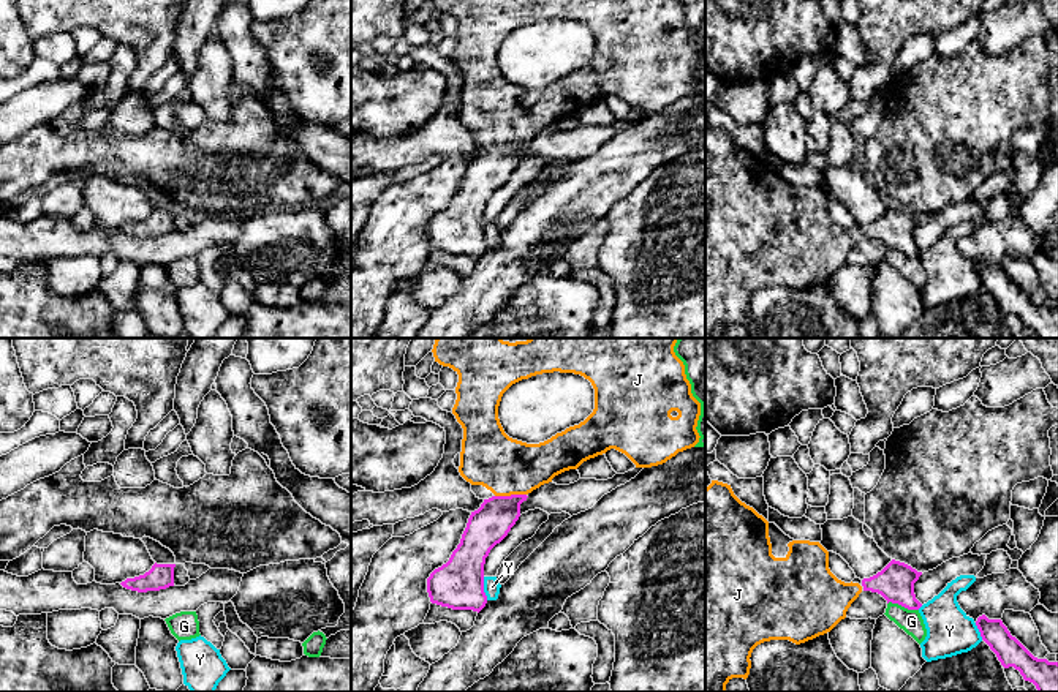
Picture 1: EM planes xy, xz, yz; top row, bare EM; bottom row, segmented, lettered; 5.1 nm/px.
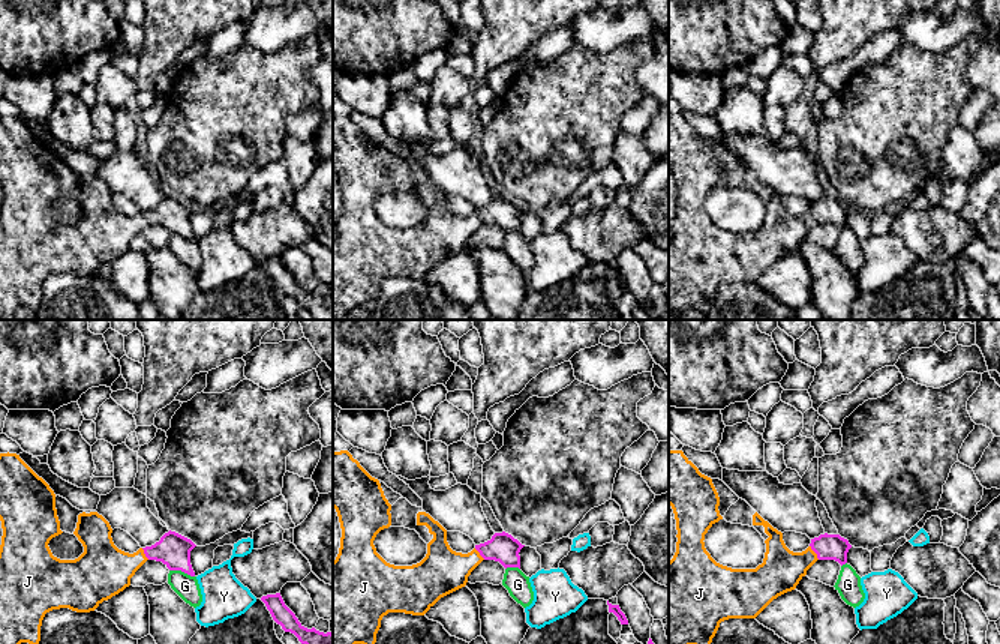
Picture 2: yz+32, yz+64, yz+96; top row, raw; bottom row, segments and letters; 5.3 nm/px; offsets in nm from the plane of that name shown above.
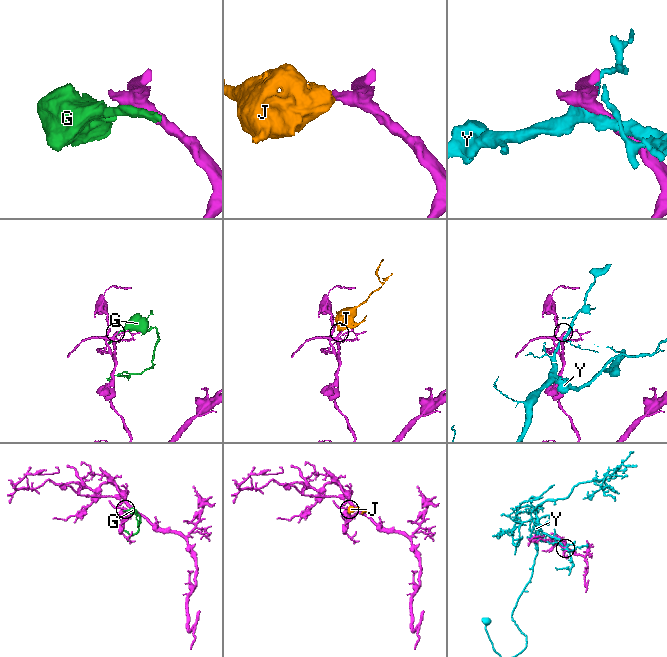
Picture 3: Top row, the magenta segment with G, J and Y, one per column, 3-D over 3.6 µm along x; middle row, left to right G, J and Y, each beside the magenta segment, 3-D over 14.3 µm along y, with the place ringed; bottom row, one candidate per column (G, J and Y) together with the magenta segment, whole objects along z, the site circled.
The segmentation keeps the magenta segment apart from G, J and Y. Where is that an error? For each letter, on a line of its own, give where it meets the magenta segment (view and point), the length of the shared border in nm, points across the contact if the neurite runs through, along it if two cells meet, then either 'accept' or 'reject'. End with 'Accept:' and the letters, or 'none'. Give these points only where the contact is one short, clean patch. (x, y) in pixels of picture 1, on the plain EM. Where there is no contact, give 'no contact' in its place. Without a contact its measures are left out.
G: meets magenta in yz at (903, 251); contact 170 nm long; reject
J: meets magenta in xz at (511, 141); contact 160 nm long; runs through xz (489, 171), (505, 154), (511, 141), (511, 125), (489, 103); accept
Y: meets magenta in xz at (483, 234); contact 120 nm long; reject
Accept: J

